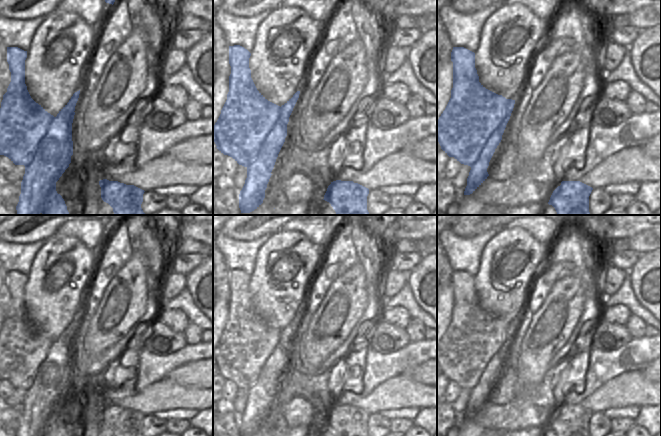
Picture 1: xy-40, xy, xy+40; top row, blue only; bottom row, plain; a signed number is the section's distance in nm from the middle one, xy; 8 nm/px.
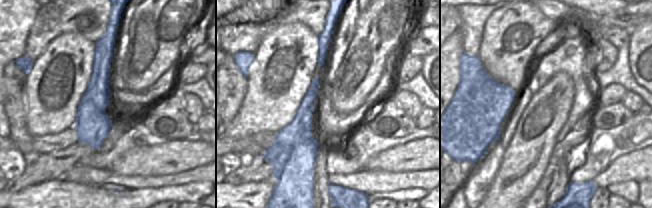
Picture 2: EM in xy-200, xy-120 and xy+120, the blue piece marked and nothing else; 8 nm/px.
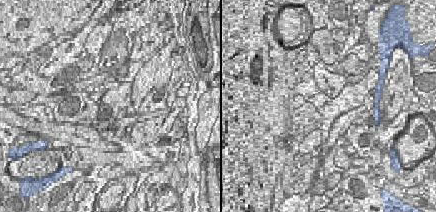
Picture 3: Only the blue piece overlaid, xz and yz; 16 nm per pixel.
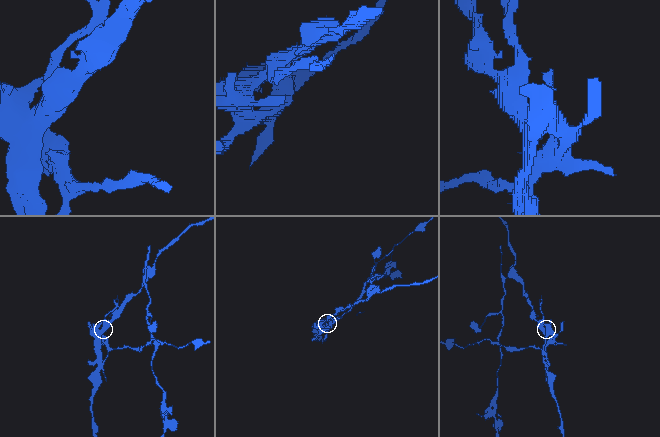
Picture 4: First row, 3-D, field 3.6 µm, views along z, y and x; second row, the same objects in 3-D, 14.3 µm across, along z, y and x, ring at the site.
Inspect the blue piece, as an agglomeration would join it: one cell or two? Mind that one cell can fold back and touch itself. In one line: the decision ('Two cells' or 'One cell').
Two cells.

